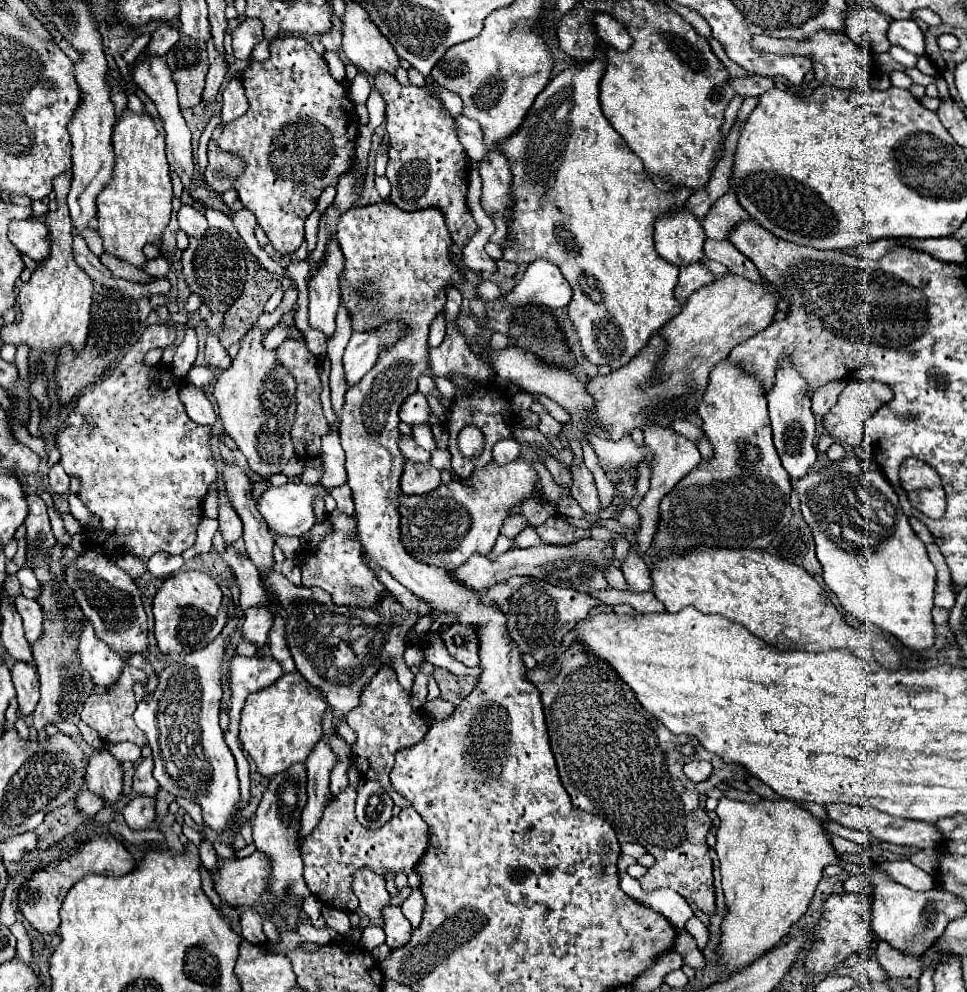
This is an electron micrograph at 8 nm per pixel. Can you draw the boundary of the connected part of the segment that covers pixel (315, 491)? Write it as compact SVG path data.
M289 482L285 486L271 486L263 492L263 496L257 500L257 508L261 512L261 516L265 518L265 522L269 524L269 530L273 534L285 534L285 536L303 536L307 534L313 524L317 522L315 518L315 500L321 496L325 498L329 494L329 488L325 488L321 482L317 484L295 484Z

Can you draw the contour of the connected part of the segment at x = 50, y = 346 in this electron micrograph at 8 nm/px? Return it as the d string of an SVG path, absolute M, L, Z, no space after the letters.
M65 172L53 180L57 210L47 214L47 228L51 238L51 256L35 268L27 282L19 286L19 308L21 308L21 322L11 326L3 326L1 338L5 344L27 344L31 352L35 352L35 362L41 362L43 354L55 354L61 346L71 346L75 352L81 352L87 344L89 336L89 310L91 310L91 294L93 282L91 278L75 264L73 250L71 250L71 220L67 208L67 194L71 186L71 174Z

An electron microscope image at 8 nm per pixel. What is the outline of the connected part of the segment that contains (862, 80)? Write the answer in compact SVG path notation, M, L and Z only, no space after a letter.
M817 32L811 40L785 40L785 38L771 38L771 36L755 36L753 46L763 52L775 54L803 54L813 60L815 79L819 84L835 86L835 88L867 88L867 80L871 78L871 64L873 58L865 48L857 48L849 36L843 32Z

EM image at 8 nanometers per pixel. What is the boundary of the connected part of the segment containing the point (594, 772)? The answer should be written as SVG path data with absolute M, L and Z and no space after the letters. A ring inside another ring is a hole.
M573 644L565 654L561 654L549 672L543 666L529 670L529 680L541 692L543 712L551 738L551 750L557 762L561 782L565 784L565 790L571 796L573 806L605 818L617 832L619 844L637 842L645 846L649 854L655 856L655 866L651 866L647 874L639 878L639 884L645 892L653 892L657 888L671 888L677 894L681 894L687 902L697 904L705 914L715 912L715 890L711 874L713 870L709 850L705 844L705 836L713 822L707 816L707 812L701 810L699 796L707 790L717 788L717 784L725 780L745 782L747 772L739 766L725 764L719 756L709 754L703 748L695 748L693 756L681 754L677 748L685 742L695 740L691 740L689 736L675 736L665 726L661 726L657 718L649 716L641 708L631 688L623 680L619 680L619 676L609 664L585 654L579 644ZM689 760L709 760L713 764L713 776L705 782L693 784L683 774L683 764Z

